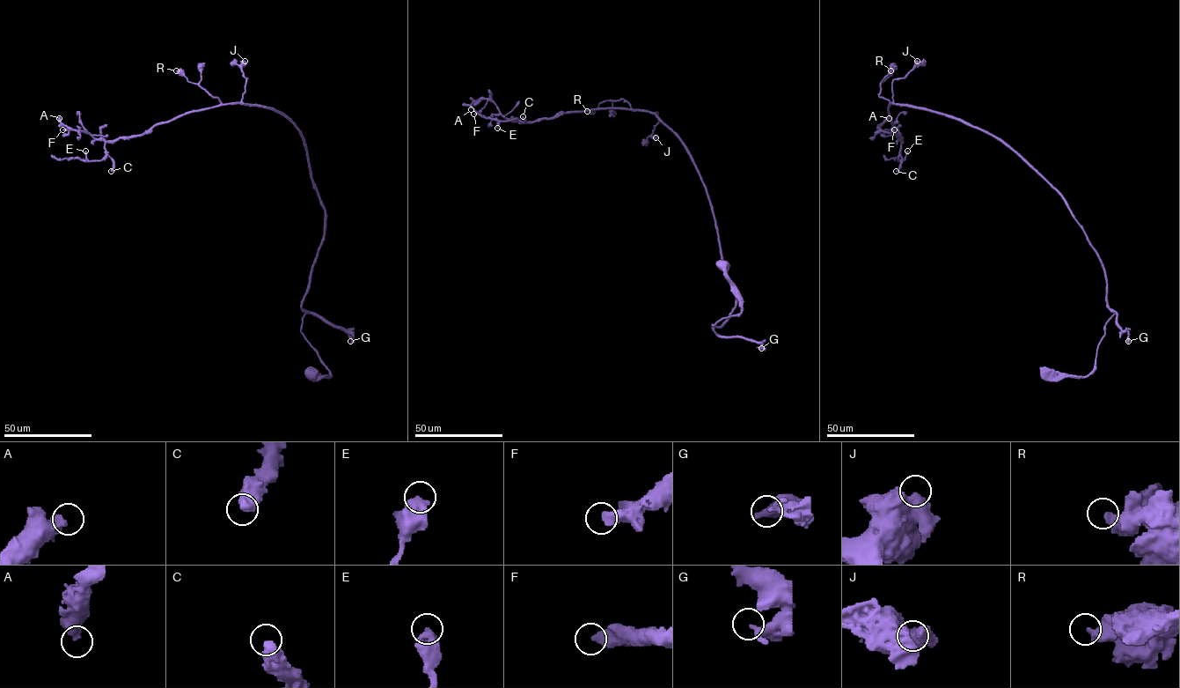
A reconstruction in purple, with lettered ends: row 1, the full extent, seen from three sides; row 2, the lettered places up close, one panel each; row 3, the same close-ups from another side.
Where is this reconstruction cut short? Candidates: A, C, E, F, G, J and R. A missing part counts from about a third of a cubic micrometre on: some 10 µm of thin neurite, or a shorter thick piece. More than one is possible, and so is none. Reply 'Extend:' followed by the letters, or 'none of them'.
Extend: A

